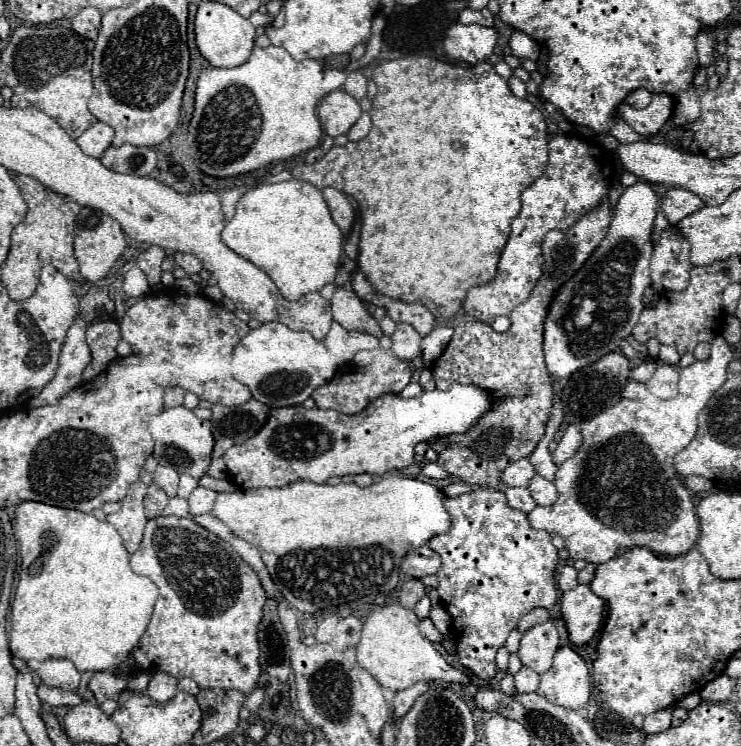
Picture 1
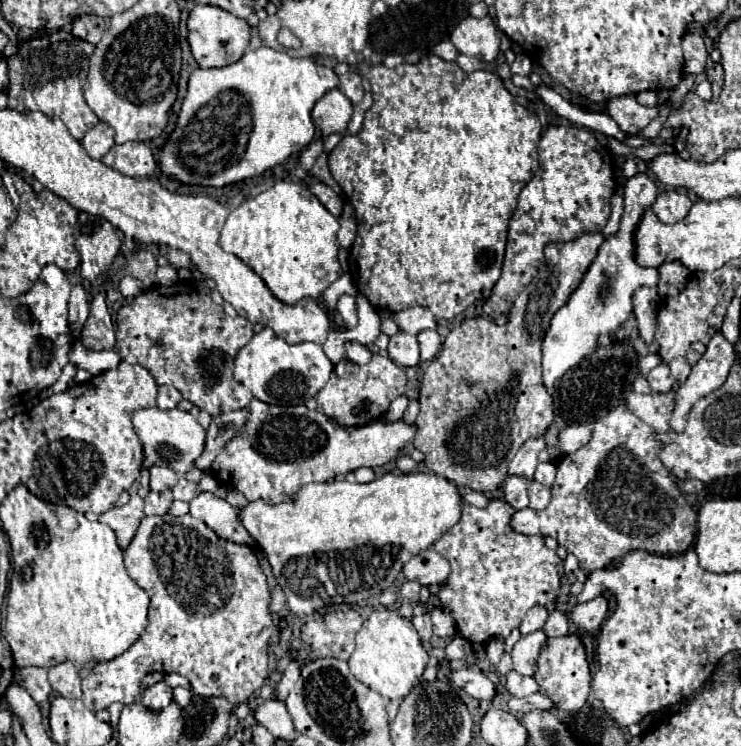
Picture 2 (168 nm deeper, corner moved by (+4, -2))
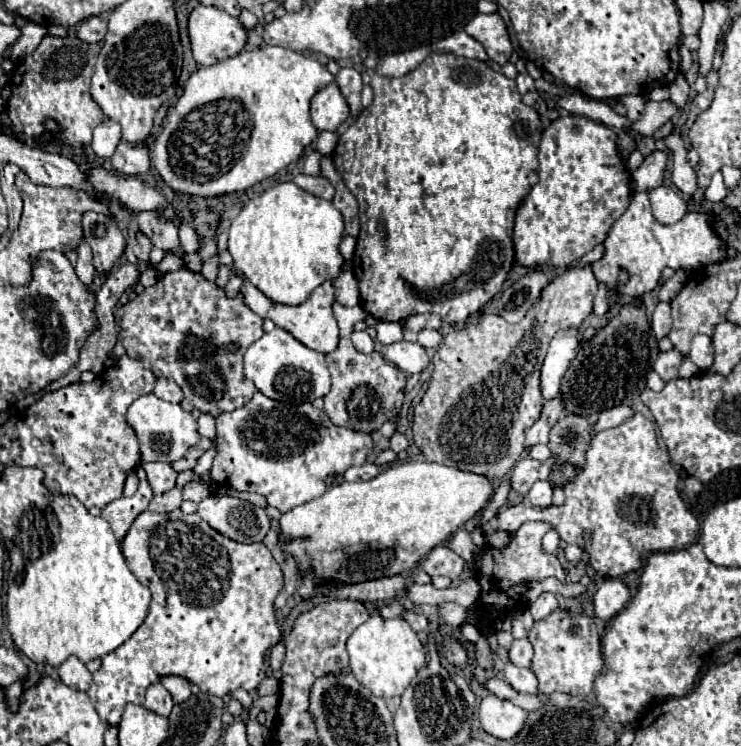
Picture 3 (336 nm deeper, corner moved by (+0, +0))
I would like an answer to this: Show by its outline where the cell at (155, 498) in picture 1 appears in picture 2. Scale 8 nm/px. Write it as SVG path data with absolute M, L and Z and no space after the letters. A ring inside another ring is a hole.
M149 491L149 495L145 497L145 515L165 515L171 507L173 495L171 491Z

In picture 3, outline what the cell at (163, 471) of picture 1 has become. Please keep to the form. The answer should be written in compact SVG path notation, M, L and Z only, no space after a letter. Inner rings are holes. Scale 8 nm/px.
M143 463L143 469L147 471L149 485L157 495L175 487L177 471L169 463Z

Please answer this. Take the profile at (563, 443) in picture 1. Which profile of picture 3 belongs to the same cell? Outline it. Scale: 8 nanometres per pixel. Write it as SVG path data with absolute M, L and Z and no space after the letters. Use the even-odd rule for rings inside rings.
M619 405L619 407L613 407L609 411L605 411L603 415L597 417L597 421L593 423L593 431L599 433L599 431L605 431L605 429L611 429L611 427L617 427L621 425L623 421L627 421L635 411L627 405Z

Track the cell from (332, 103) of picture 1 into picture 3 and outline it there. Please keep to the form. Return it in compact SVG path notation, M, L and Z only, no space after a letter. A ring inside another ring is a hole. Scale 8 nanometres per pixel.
M335 83L327 85L311 99L311 119L319 131L335 131L347 117L347 101Z

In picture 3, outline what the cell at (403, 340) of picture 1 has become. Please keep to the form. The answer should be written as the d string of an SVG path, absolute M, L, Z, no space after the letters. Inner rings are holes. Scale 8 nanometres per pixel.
M411 341L391 343L385 351L385 359L409 375L421 373L429 365L429 357L425 349L419 343L411 343Z

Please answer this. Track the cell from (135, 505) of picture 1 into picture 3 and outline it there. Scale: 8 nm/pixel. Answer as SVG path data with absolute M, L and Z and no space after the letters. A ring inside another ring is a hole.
M137 467L137 477L139 477L139 489L133 497L121 497L113 503L109 503L103 511L101 517L107 519L111 523L111 529L117 537L117 541L123 541L123 537L127 535L131 523L137 519L137 515L141 515L143 511L147 511L147 505L153 497L151 485L147 481L147 475L143 471L143 467Z

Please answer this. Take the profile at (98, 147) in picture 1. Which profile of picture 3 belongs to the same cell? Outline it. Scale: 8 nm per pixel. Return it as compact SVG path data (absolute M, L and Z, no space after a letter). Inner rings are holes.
M105 119L93 131L91 149L95 151L97 157L107 159L107 157L111 157L115 153L115 147L119 145L119 141L121 141L121 125L111 121L111 119Z

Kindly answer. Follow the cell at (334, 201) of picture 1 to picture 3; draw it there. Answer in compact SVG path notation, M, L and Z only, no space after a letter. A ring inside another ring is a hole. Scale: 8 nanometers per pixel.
M297 175L297 177L293 177L293 181L301 187L301 189L305 189L307 193L311 193L311 195L315 195L315 197L323 197L323 199L327 199L327 201L331 201L333 199L333 195L335 195L335 189L333 189L333 185L325 179L325 177L311 177L311 175Z

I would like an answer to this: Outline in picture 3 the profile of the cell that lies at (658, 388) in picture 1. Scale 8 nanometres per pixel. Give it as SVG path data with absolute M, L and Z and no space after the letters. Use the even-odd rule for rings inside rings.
M671 349L667 353L659 353L653 369L661 375L663 381L671 381L677 377L677 369L679 369L681 361L683 361L683 355L677 353L675 349Z

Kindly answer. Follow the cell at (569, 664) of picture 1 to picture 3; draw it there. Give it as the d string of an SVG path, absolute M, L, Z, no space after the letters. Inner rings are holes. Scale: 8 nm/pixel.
M553 611L547 619L535 621L529 641L535 647L533 673L539 679L539 693L569 693L573 697L585 699L593 691L593 681L601 673L601 639L591 617L571 615L567 611Z

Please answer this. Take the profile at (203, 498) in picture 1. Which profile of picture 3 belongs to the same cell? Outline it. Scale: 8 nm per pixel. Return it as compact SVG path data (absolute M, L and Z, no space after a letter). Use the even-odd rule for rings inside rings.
M209 495L199 503L197 513L221 535L239 541L263 541L269 531L269 517L261 507L229 495Z

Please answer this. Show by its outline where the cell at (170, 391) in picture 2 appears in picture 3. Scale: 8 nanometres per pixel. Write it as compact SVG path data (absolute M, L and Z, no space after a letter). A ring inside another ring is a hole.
M157 379L153 393L163 401L171 401L171 403L183 401L183 391L179 389L179 385L175 381L169 381L169 379Z

